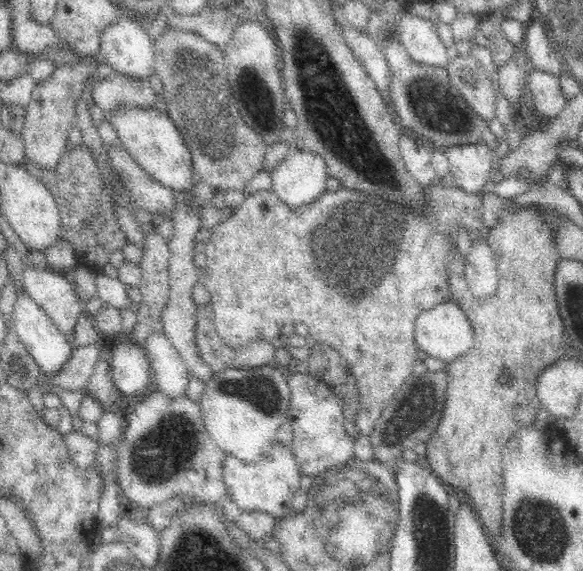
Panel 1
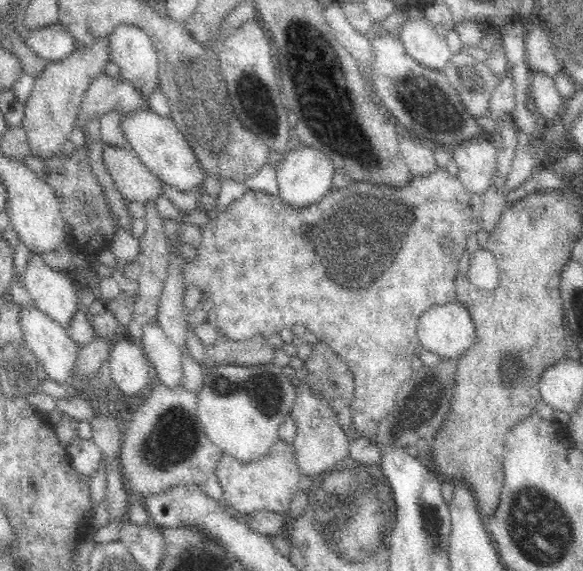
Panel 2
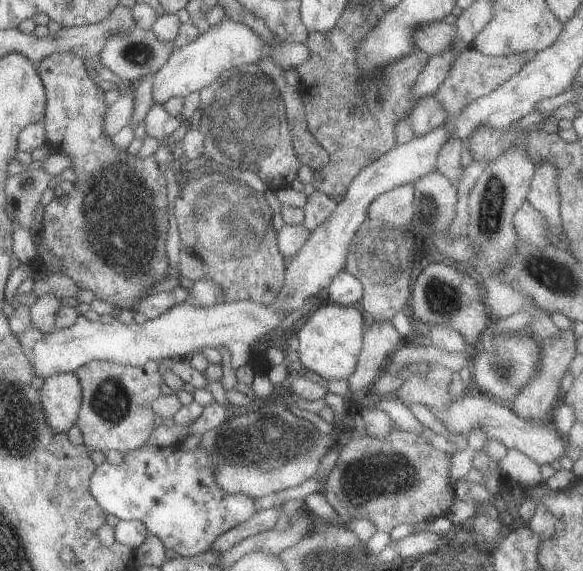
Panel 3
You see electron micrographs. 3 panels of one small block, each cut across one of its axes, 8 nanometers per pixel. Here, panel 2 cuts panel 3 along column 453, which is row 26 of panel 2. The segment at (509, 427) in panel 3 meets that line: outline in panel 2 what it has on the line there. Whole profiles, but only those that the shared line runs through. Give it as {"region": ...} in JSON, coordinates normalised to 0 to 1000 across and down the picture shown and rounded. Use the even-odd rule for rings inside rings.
{"region":[[[729,28],[700,30],[686,47],[683,68],[690,72],[700,98],[717,112],[760,123],[775,95],[765,70],[753,65],[746,51]]]}

